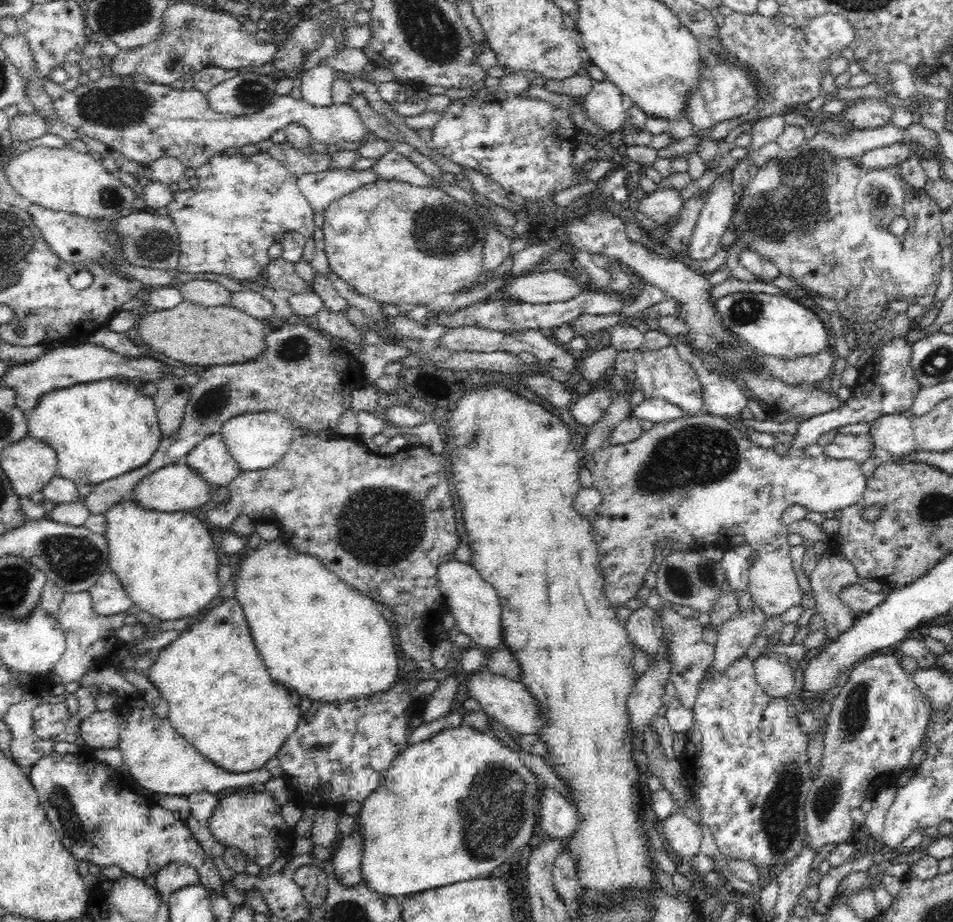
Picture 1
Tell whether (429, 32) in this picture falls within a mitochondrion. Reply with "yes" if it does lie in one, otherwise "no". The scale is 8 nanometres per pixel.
yes

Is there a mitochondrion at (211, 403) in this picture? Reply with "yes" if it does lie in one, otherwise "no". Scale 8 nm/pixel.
yes

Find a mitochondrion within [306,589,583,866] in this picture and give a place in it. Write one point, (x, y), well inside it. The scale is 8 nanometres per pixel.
(497, 793)

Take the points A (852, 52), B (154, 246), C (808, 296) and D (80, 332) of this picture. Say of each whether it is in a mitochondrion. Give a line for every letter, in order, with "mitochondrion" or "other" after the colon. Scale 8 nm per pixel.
A: other
B: mitochondrion
C: other
D: other

